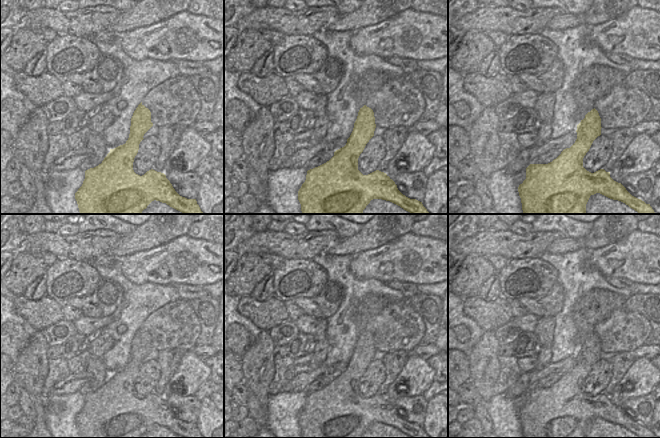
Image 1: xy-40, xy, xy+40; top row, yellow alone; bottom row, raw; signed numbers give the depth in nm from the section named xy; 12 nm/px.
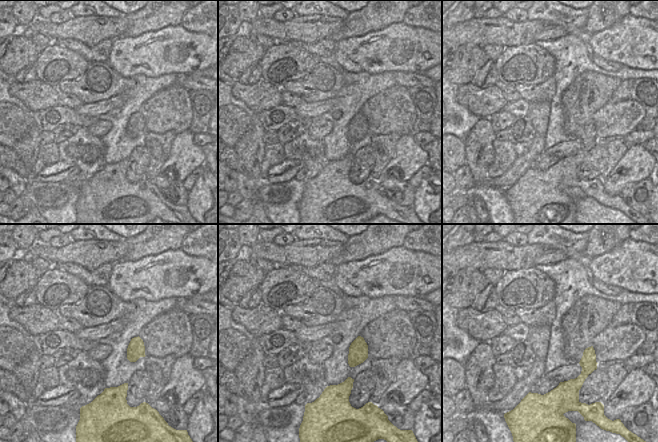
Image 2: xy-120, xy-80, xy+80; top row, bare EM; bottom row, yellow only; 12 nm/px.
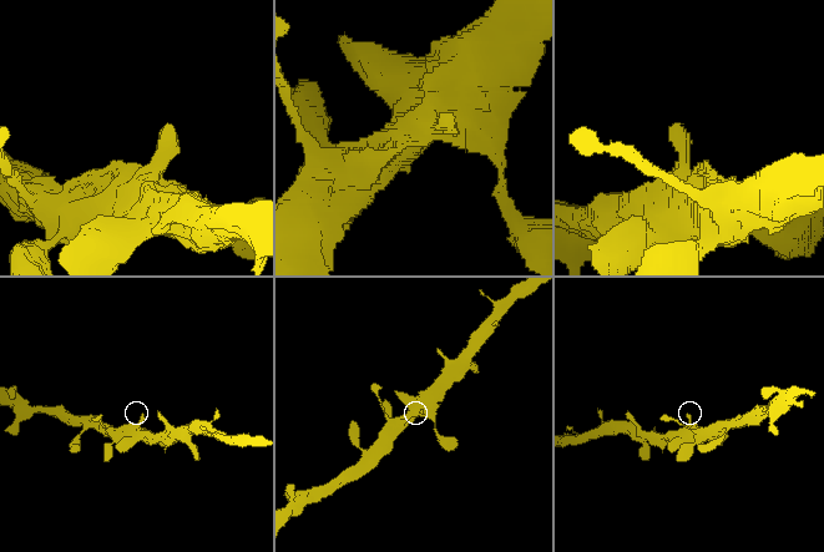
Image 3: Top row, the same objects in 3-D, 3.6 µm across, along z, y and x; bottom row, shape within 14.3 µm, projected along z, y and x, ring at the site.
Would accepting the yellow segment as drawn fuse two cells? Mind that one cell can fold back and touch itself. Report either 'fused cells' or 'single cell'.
single cell

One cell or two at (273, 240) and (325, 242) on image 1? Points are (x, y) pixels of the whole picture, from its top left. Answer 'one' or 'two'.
one

